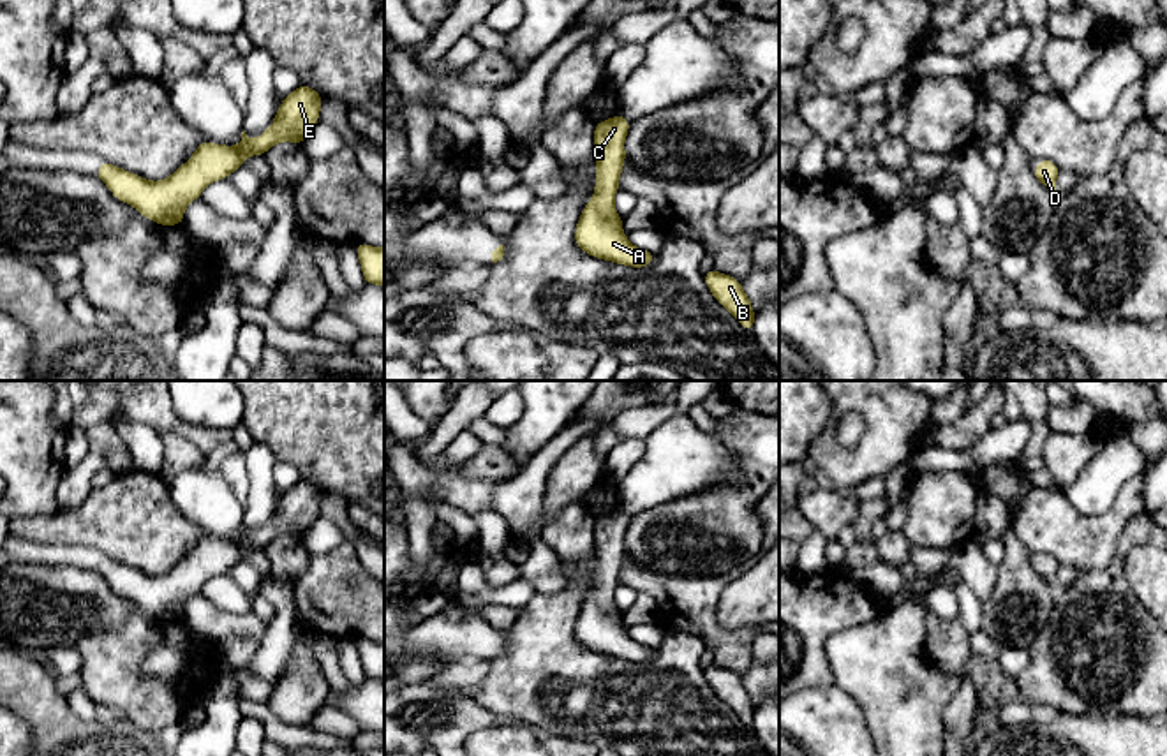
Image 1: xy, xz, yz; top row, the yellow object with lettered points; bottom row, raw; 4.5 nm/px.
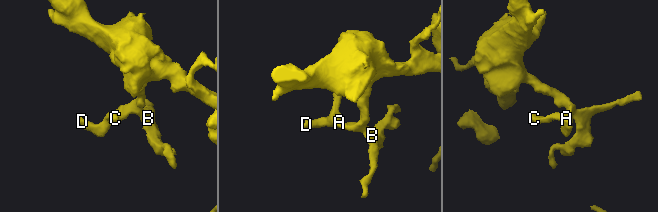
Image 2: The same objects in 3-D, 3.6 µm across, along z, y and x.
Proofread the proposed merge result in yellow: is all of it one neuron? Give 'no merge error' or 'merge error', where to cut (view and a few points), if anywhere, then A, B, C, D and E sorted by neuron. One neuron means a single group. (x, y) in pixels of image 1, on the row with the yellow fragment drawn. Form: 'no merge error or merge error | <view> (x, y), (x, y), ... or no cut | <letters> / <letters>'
no merge error | no cut | A B C D E

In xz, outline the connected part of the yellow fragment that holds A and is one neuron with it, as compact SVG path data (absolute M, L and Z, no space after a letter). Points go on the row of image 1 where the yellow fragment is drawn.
M621 115L596 122L596 189L584 206L575 229L575 243L589 256L617 264L643 268L654 261L654 252L635 247L622 233L622 217L615 211L613 199L626 160L624 141L629 122Z

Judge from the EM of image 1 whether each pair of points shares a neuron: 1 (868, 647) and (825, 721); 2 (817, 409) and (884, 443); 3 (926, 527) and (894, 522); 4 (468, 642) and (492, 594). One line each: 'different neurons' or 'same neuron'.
1: different neurons
2: different neurons
3: different neurons
4: different neurons

